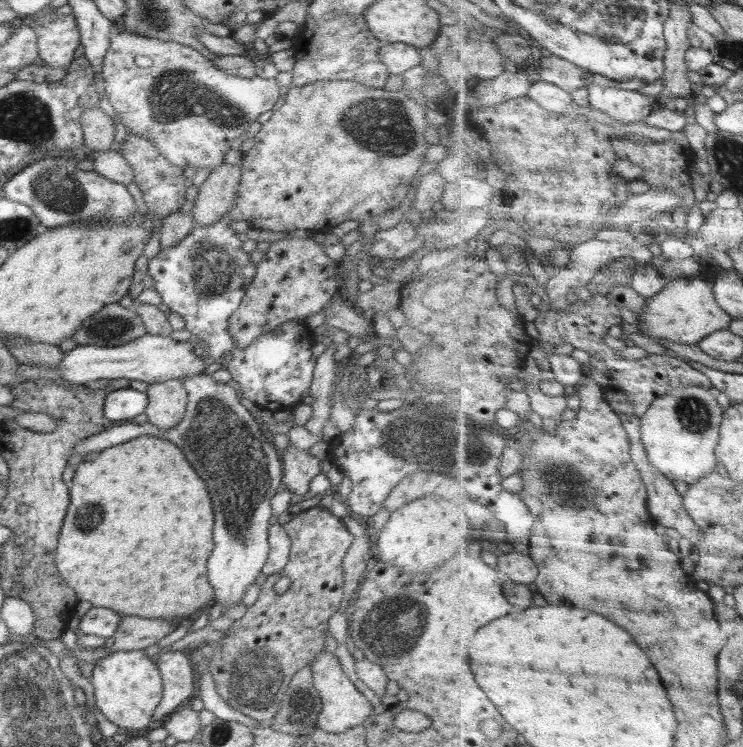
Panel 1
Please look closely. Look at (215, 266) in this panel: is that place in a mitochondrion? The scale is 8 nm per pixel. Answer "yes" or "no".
yes

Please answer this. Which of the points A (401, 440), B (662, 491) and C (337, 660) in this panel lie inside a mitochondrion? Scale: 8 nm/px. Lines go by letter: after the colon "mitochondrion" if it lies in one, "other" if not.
A: mitochondrion
B: other
C: other

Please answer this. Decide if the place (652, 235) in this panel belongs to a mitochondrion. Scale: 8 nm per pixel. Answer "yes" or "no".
no

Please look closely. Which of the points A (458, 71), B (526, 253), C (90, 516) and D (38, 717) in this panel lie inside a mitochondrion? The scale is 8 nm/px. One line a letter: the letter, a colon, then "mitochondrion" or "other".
A: other
B: other
C: mitochondrion
D: mitochondrion

